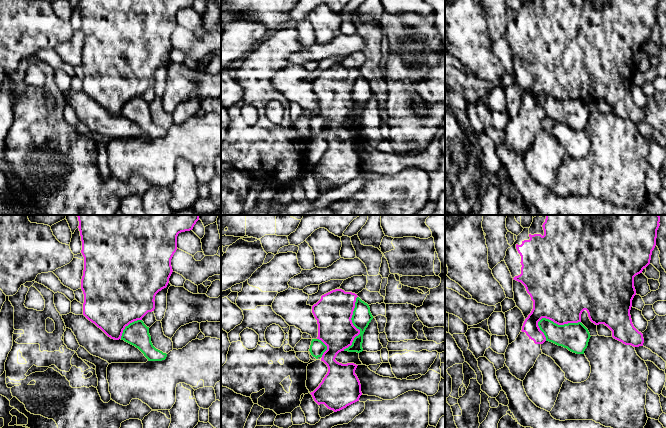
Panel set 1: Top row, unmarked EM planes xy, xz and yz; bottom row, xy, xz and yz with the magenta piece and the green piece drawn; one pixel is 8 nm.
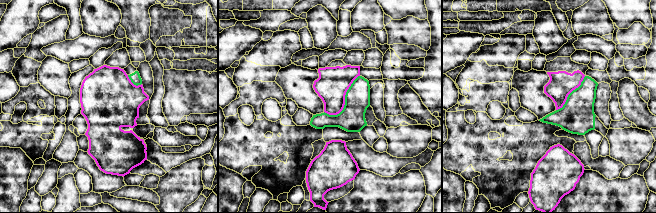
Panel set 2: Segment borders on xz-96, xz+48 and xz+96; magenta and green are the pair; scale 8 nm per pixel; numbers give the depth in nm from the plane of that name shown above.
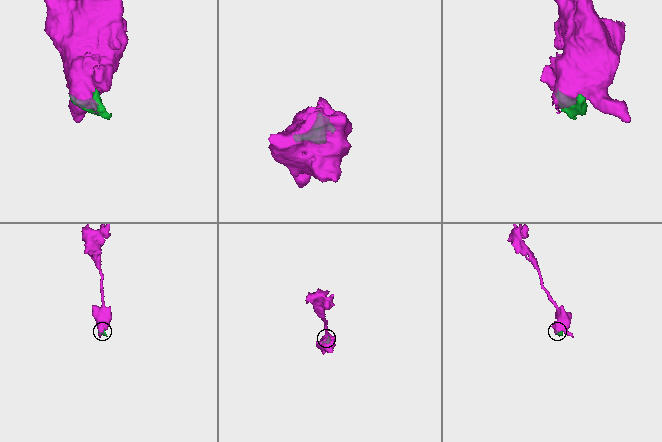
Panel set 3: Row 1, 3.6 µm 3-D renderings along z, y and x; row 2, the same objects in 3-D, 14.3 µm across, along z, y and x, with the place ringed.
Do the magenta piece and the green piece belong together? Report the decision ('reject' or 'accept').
reject

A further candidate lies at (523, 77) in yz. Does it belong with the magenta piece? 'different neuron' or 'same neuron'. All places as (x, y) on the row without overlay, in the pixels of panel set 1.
different neuron

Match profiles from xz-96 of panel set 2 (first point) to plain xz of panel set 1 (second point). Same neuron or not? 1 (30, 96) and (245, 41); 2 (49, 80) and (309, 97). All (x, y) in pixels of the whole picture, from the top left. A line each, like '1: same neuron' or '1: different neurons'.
1: different neurons
2: same neuron

